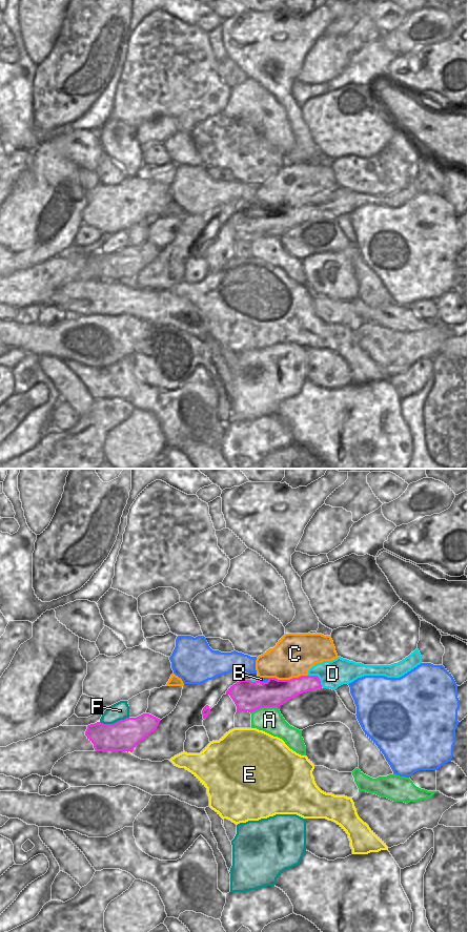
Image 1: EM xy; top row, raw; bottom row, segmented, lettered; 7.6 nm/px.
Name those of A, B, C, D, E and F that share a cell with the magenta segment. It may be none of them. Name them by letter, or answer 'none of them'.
D.

